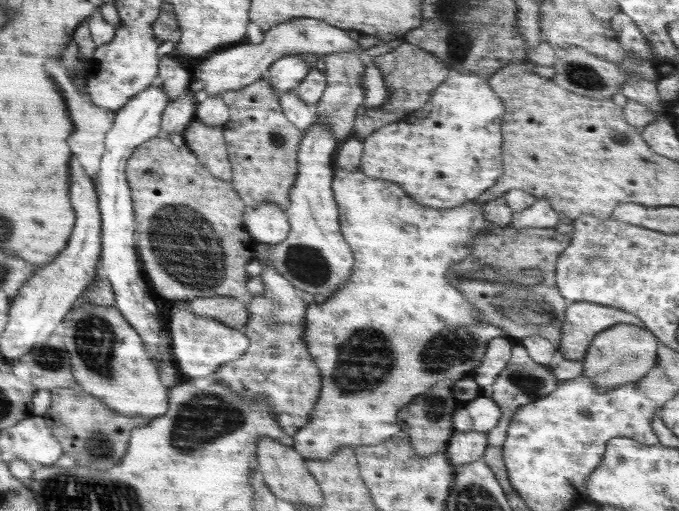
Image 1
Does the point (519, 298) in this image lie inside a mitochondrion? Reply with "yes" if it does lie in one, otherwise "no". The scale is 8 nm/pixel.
yes

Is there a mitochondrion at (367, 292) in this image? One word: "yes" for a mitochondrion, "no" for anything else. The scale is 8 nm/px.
no

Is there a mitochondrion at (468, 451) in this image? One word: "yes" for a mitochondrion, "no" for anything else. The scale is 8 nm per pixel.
no

